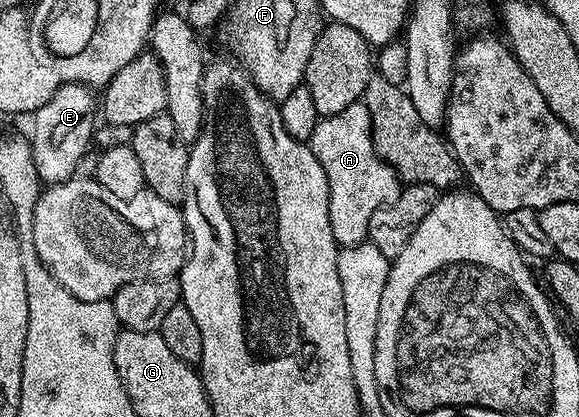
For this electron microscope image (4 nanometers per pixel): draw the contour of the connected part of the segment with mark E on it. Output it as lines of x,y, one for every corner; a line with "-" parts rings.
62,85
49,103
42,105
33,115
35,130
29,133
33,159
39,179
43,183
70,181
76,176
81,159
89,152
87,145
95,133
97,97
85,85

